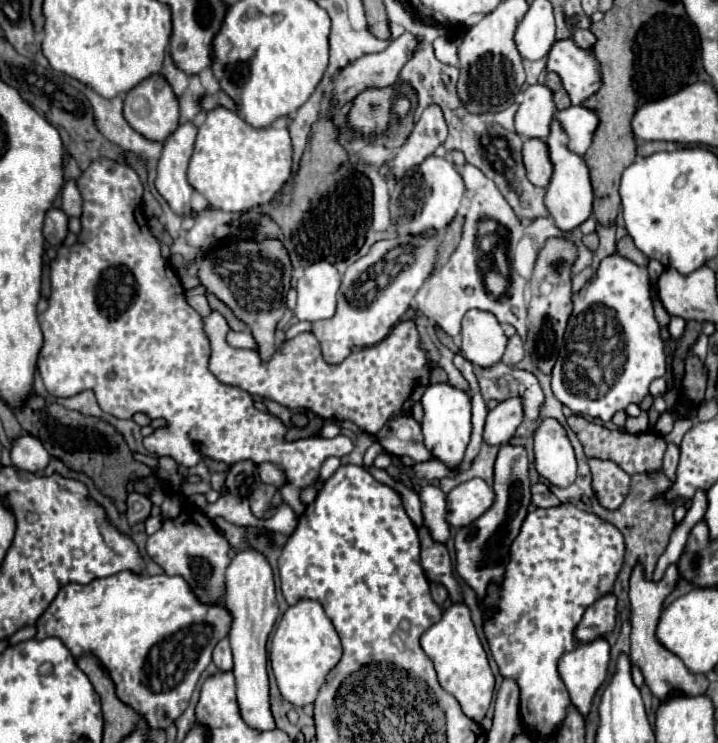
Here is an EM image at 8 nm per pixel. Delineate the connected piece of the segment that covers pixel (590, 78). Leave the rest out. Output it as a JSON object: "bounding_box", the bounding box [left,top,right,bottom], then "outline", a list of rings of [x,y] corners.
{"bounding_box":[545,37,601,105],"outline":[[[573,37],[553,43],[545,69],[547,73],[553,71],[561,77],[561,83],[571,97],[571,105],[581,105],[601,87],[601,67],[593,49],[577,47]]]}

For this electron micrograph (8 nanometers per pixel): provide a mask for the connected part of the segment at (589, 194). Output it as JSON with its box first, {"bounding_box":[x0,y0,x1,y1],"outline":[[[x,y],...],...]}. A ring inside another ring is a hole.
{"bounding_box":[545,119,593,231],"outline":[[[557,119],[551,121],[549,127],[549,137],[545,139],[547,149],[549,149],[549,159],[553,163],[553,177],[547,187],[545,195],[545,205],[555,221],[555,225],[561,231],[573,231],[579,223],[583,223],[591,215],[591,203],[593,203],[593,191],[591,191],[591,179],[589,179],[589,169],[585,165],[585,159],[573,151],[569,151],[567,143],[569,137],[565,129],[561,129],[561,123]]]}

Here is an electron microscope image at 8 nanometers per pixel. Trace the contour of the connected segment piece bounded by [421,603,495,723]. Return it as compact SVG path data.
M465 603L451 605L443 613L441 621L437 621L433 627L429 627L421 635L421 647L427 653L427 657L433 661L441 687L459 701L459 705L467 717L481 723L489 709L489 703L493 699L495 677L489 669L487 653L477 637L477 631L471 621L471 613L469 613L467 605Z

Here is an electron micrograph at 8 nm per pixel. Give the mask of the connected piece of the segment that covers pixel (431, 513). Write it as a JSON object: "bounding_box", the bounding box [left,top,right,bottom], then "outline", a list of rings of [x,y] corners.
{"bounding_box":[419,485,449,543],"outline":[[[427,485],[419,493],[423,523],[429,529],[431,537],[437,543],[449,541],[449,523],[447,523],[447,509],[445,509],[445,493],[439,487]]]}

